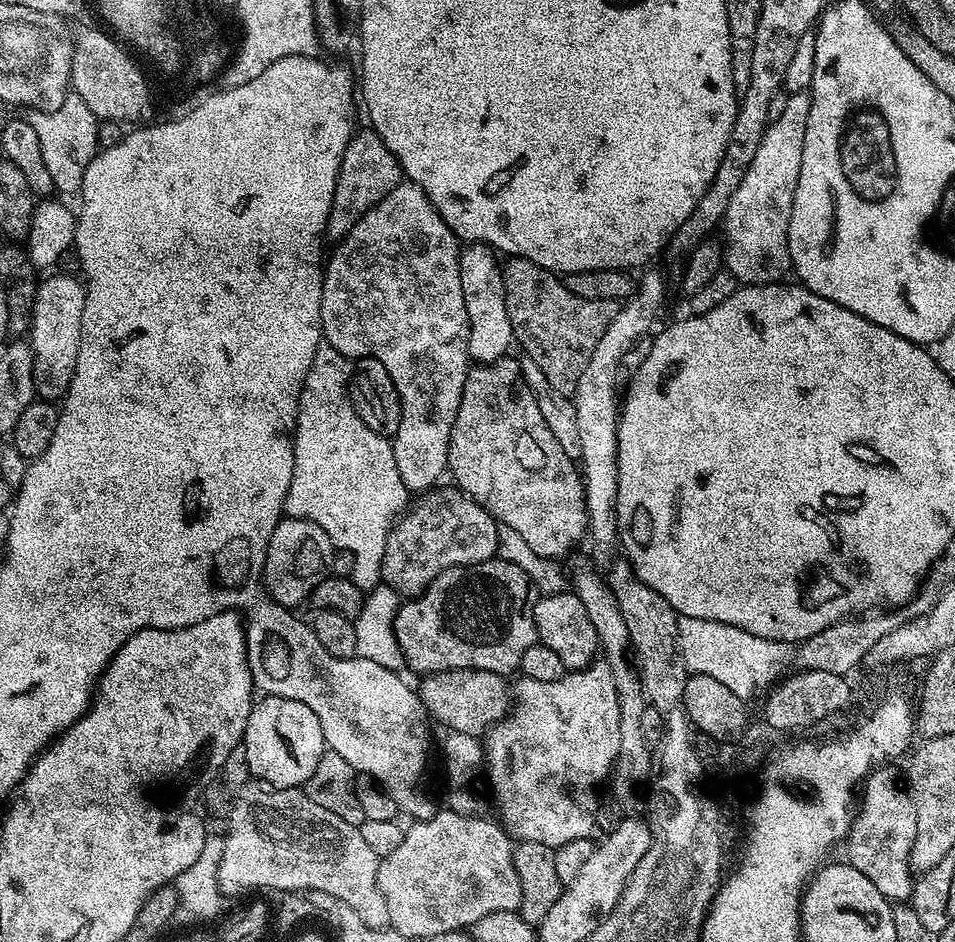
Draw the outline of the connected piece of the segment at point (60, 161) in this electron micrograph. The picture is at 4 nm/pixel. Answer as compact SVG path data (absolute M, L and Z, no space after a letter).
M68 98L57 104L60 105L50 109L49 112L29 111L32 113L27 113L26 119L32 123L34 130L38 133L38 142L42 146L42 162L46 162L46 170L50 170L53 189L57 193L72 192L72 194L76 194L83 186L86 170L98 151L98 121L90 110L90 106L86 106L86 102L82 102L79 98Z

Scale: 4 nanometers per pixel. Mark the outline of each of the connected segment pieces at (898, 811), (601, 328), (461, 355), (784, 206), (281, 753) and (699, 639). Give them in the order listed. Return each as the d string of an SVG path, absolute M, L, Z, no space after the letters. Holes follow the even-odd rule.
M881 765L873 769L862 786L862 800L858 802L854 819L850 824L850 840L856 843L856 869L874 882L875 888L892 902L907 901L912 895L912 876L903 865L907 861L908 852L917 830L917 819L914 815L912 798L902 789L898 782L895 765ZM895 860L901 866L884 866Z
M525 256L507 257L500 277L515 343L524 347L523 355L534 360L543 377L557 395L572 398L583 372L590 364L594 346L606 334L618 311L617 301L587 300L570 294L563 279L555 272L538 266Z
M401 182L386 194L386 198L378 201L373 208L364 214L361 220L356 221L356 225L347 232L345 236L339 237L336 249L332 252L332 257L327 257L322 268L322 298L320 299L320 331L321 337L327 344L342 356L354 356L354 358L372 357L377 359L389 372L399 396L400 421L397 424L395 435L391 437L392 460L395 462L397 476L409 491L417 492L429 489L430 485L441 479L442 470L445 471L447 465L448 446L445 437L440 436L440 428L436 425L436 420L432 417L432 399L436 396L436 388L444 384L444 379L451 372L456 372L459 368L467 369L470 364L468 355L468 319L466 318L466 302L462 298L462 282L460 281L460 249L461 241L458 239L452 227L442 219L438 209L430 202L430 198L416 184L411 182Z
M807 91L791 93L786 102L786 110L782 110L780 116L775 117L769 123L768 129L764 132L762 138L762 146L758 146L758 154L754 154L754 162L748 167L748 173L746 178L742 178L742 186L738 186L738 190L734 194L734 198L730 202L730 206L726 210L724 219L722 221L722 232L724 228L724 236L728 239L728 249L724 248L722 252L722 260L726 265L727 271L731 273L741 285L747 286L750 284L775 284L785 279L784 275L789 275L790 261L788 258L788 219L792 213L792 203L794 202L794 194L796 193L796 187L798 186L798 174L802 170L802 146L804 145L804 139L806 138L806 126L808 125L808 119L810 118L810 106L812 105L811 95Z
M265 695L252 709L244 727L242 747L249 773L272 788L299 789L314 774L314 766L324 757L326 745L318 716L290 698Z
M680 616L676 621L676 642L679 659L689 673L718 678L722 686L730 686L741 698L747 698L756 688L756 679L780 660L781 645L777 641L763 640L741 628L702 618Z

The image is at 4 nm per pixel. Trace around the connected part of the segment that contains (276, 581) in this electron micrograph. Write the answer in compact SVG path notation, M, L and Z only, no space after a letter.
M281 519L264 555L262 583L273 600L284 608L295 609L295 604L307 601L313 590L329 575L333 555L333 542L322 526L309 520Z

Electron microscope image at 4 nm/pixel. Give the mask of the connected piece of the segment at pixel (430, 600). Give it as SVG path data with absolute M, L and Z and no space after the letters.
M501 558L482 564L448 568L422 595L409 599L395 609L393 633L403 653L403 663L419 674L439 674L453 670L477 668L477 673L516 672L522 654L537 643L536 623L532 617L533 585L529 576L518 566Z

